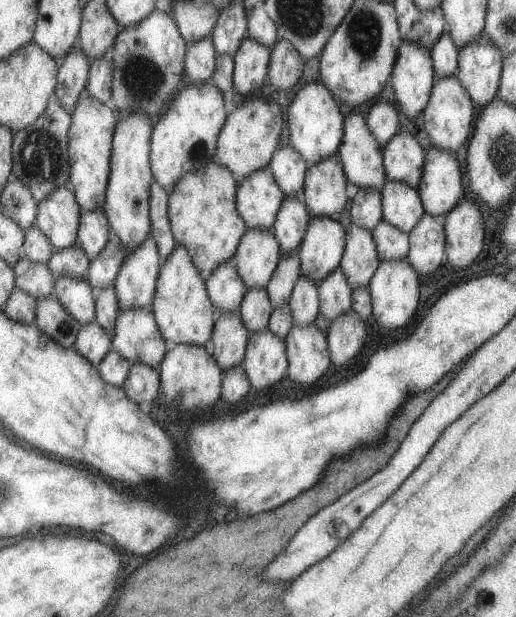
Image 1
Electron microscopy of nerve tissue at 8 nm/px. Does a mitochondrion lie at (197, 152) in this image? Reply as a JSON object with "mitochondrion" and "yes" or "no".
{"mitochondrion":"yes"}

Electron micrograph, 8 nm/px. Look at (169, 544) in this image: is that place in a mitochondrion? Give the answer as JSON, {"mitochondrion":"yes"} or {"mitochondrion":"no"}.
{"mitochondrion":"no"}

